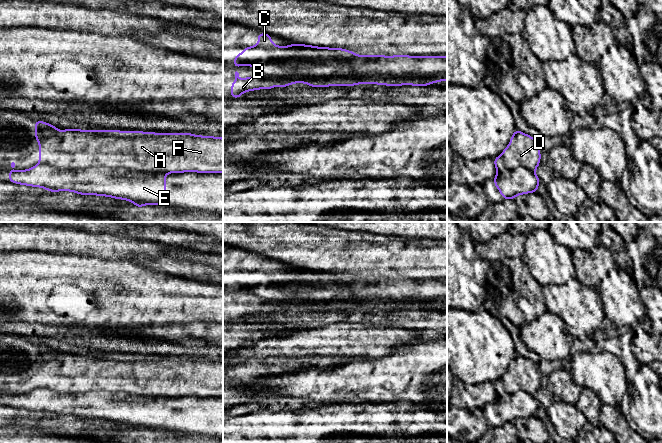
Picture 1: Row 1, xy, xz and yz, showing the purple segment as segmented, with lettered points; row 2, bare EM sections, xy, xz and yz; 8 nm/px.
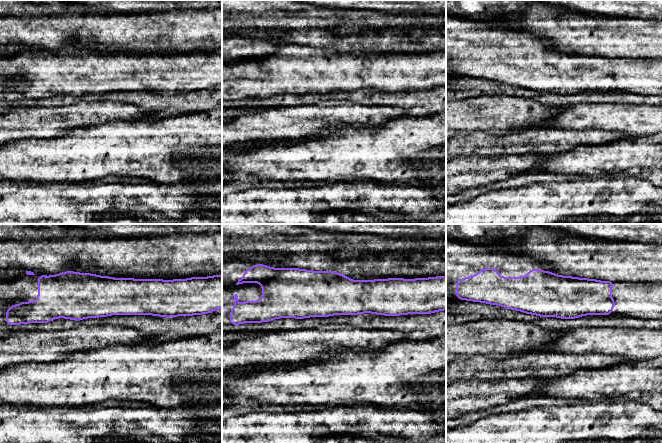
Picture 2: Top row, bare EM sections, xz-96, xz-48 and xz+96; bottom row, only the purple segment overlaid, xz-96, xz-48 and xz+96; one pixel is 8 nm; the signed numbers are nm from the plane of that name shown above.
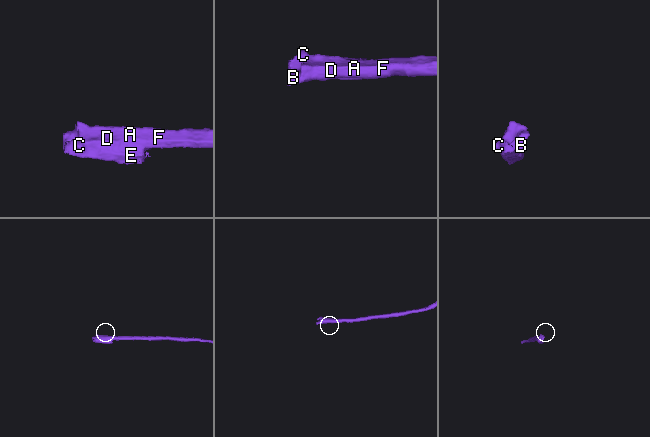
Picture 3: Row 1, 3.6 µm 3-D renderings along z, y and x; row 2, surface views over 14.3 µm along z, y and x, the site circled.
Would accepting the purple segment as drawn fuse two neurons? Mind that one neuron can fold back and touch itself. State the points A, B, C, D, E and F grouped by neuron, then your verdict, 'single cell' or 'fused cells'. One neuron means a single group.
groups A B D F / C E; fused cells

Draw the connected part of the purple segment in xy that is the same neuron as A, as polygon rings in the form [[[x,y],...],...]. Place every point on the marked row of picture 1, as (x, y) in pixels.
[[[35,120],[39,165],[60,169],[124,168],[166,173],[223,172],[223,138],[191,133],[59,131]]]

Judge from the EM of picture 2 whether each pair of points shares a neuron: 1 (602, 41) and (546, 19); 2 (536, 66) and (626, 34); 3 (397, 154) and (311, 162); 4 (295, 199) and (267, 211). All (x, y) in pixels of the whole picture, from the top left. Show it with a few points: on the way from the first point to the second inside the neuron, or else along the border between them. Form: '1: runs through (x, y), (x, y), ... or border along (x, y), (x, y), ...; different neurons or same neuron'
1: runs through (588, 34), (560, 30); same neuron
2: border along (551, 48), (557, 51), (594, 54), (597, 56); different neurons
3: runs through (376, 154), (332, 154); same neuron
4: runs through (288, 199), (274, 204); same neuron

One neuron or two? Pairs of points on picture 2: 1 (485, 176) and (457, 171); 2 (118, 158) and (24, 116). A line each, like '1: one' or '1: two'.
1: one
2: two

